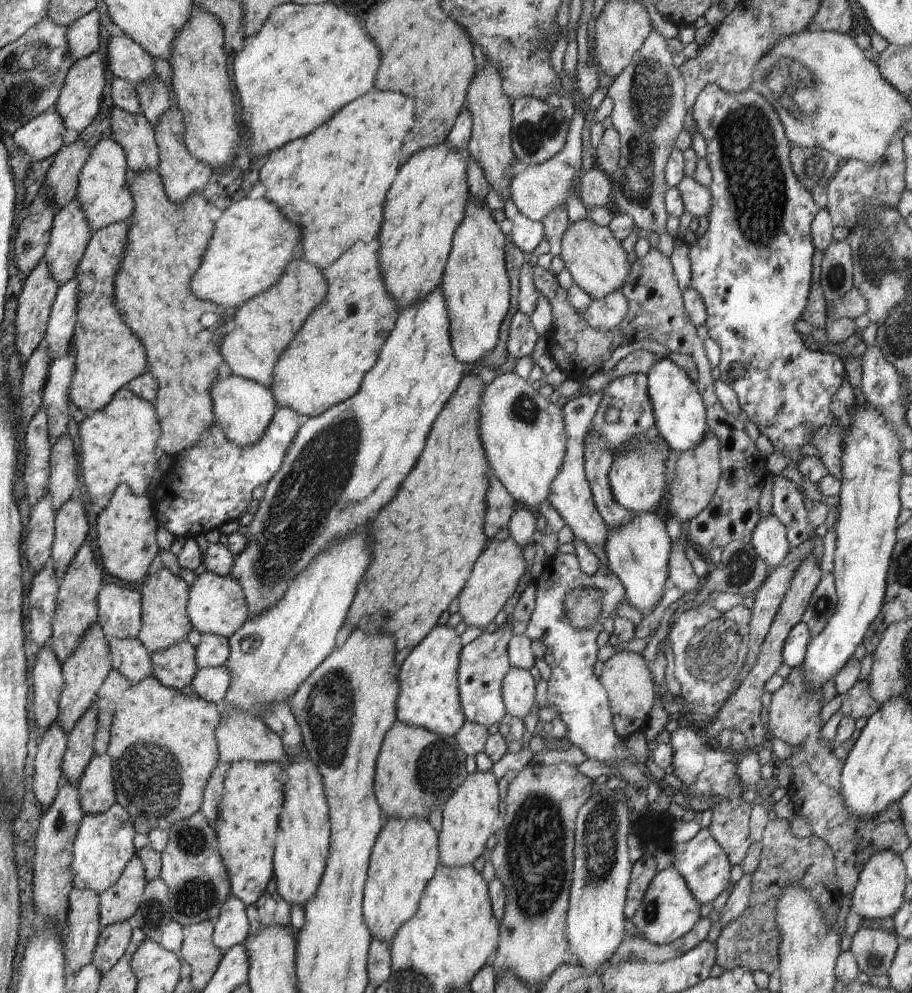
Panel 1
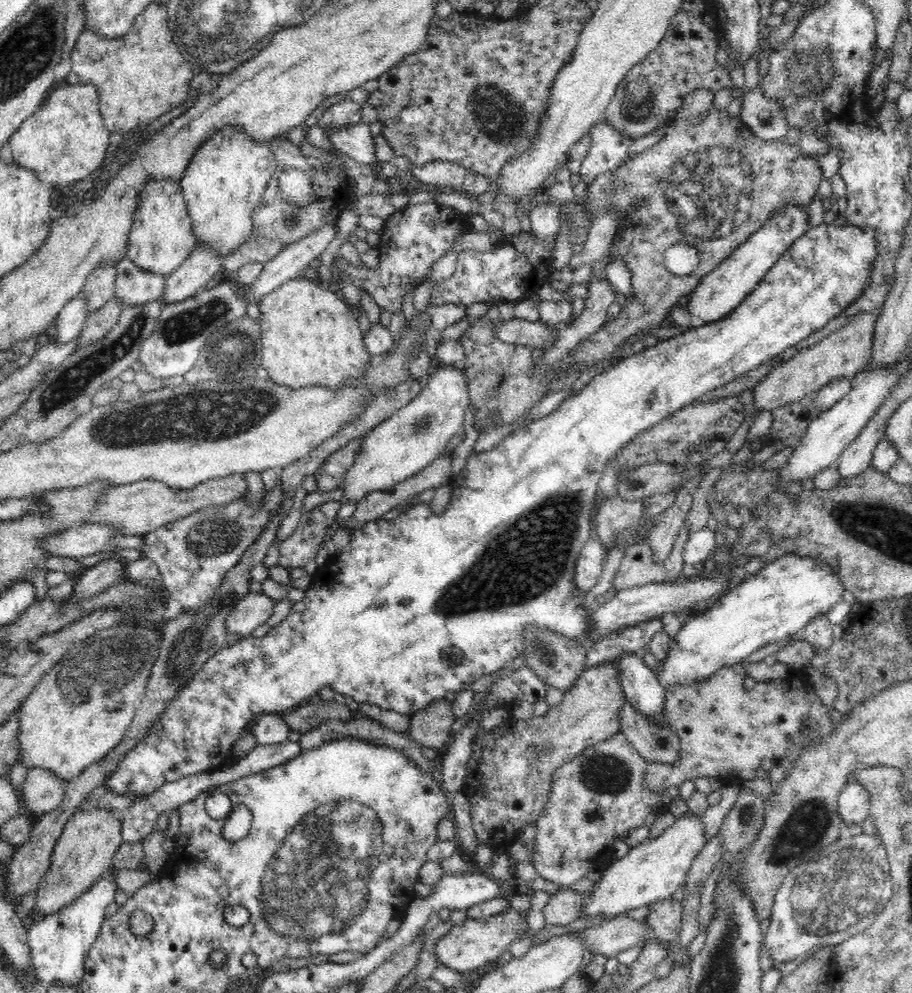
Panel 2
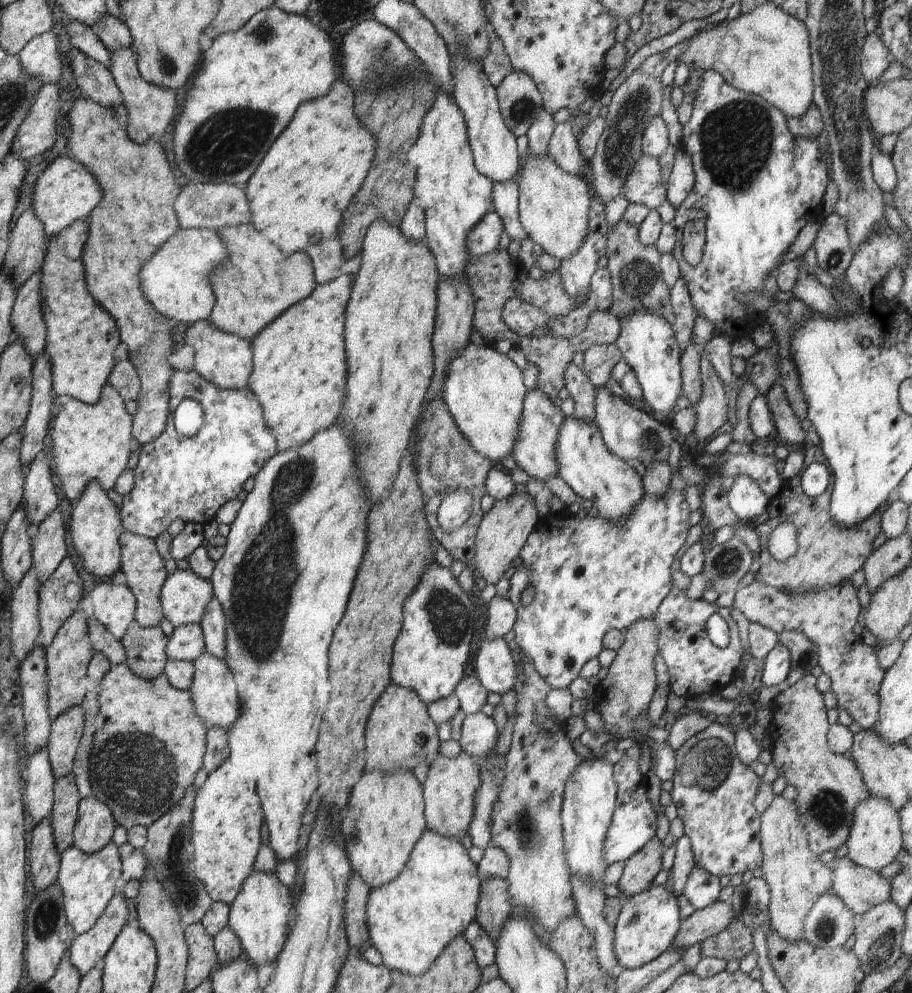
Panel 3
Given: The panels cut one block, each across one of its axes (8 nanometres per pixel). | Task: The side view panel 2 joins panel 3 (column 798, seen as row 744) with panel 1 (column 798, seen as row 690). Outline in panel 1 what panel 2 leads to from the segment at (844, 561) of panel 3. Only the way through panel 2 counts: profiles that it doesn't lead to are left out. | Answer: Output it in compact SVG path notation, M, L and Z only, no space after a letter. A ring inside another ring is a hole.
M808 555L794 571L792 580L788 590L784 593L784 598L780 603L778 612L772 621L770 630L764 639L761 646L761 651L756 659L756 664L752 667L752 670L744 677L741 685L729 696L729 699L722 705L722 708L717 712L717 718L708 722L708 731L706 731L706 737L712 736L716 738L724 728L728 730L740 730L743 732L745 739L748 742L750 750L761 748L761 744L764 740L764 735L767 733L766 721L765 721L765 709L762 706L762 694L765 692L766 681L772 676L776 675L776 671L783 663L782 649L788 634L796 624L798 624L803 617L804 611L808 606L810 597L814 592L814 589L821 581L821 573L819 563L814 556Z

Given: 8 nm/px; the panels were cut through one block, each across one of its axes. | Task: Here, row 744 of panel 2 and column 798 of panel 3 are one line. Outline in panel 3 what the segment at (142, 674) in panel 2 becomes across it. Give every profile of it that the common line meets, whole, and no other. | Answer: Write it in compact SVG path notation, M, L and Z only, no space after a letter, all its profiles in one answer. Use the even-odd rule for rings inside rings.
M774 3L758 5L730 22L720 22L698 33L677 59L692 70L719 72L729 85L761 96L786 117L801 117L813 102L814 71L808 29Z

